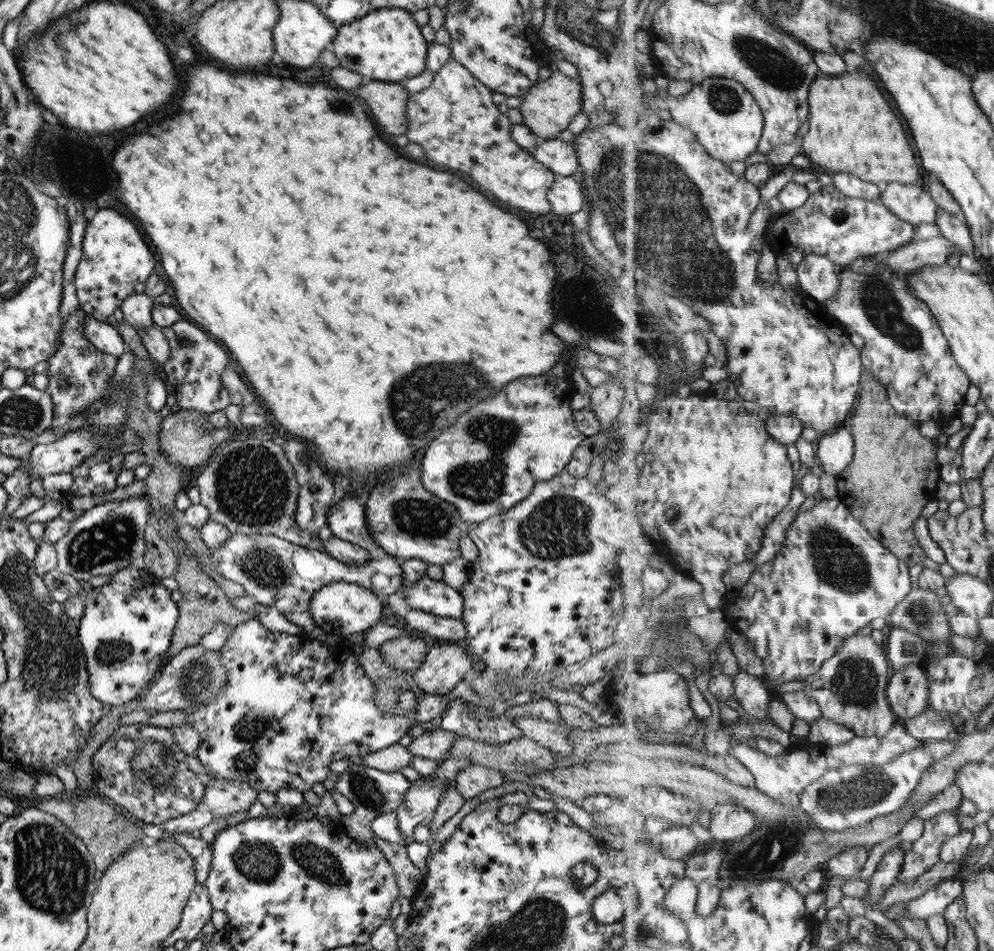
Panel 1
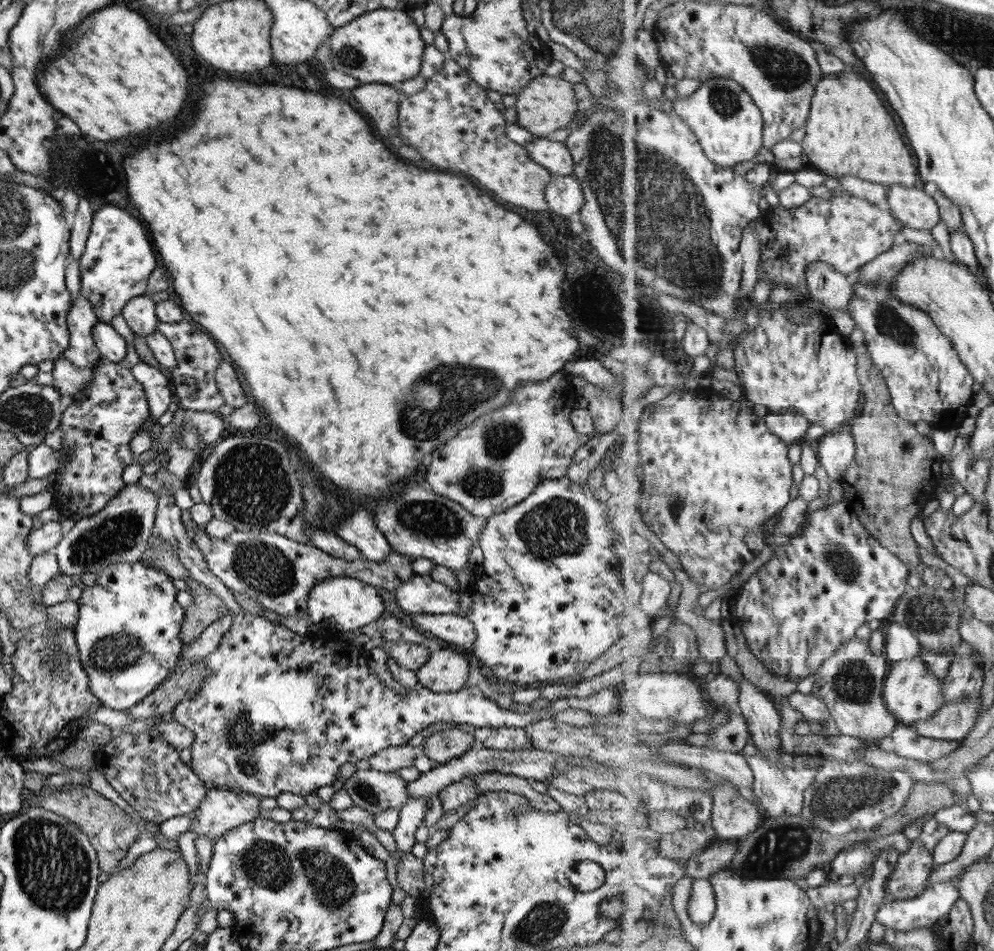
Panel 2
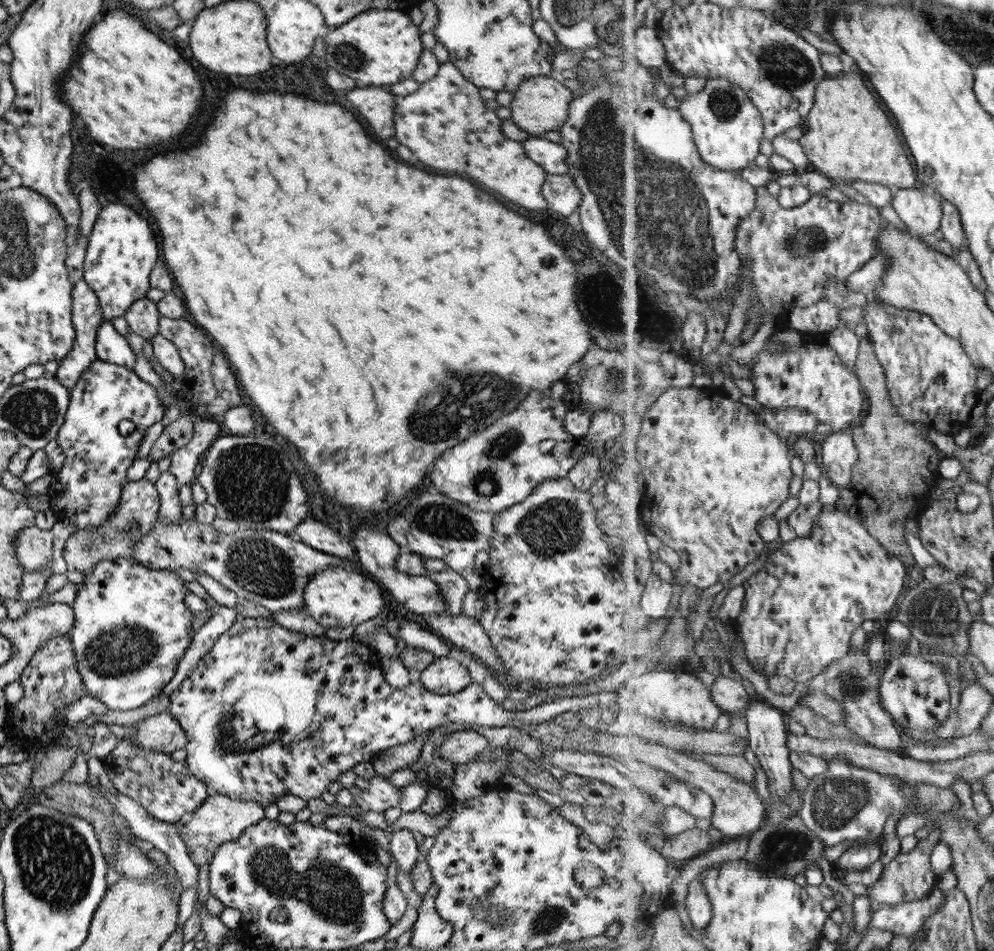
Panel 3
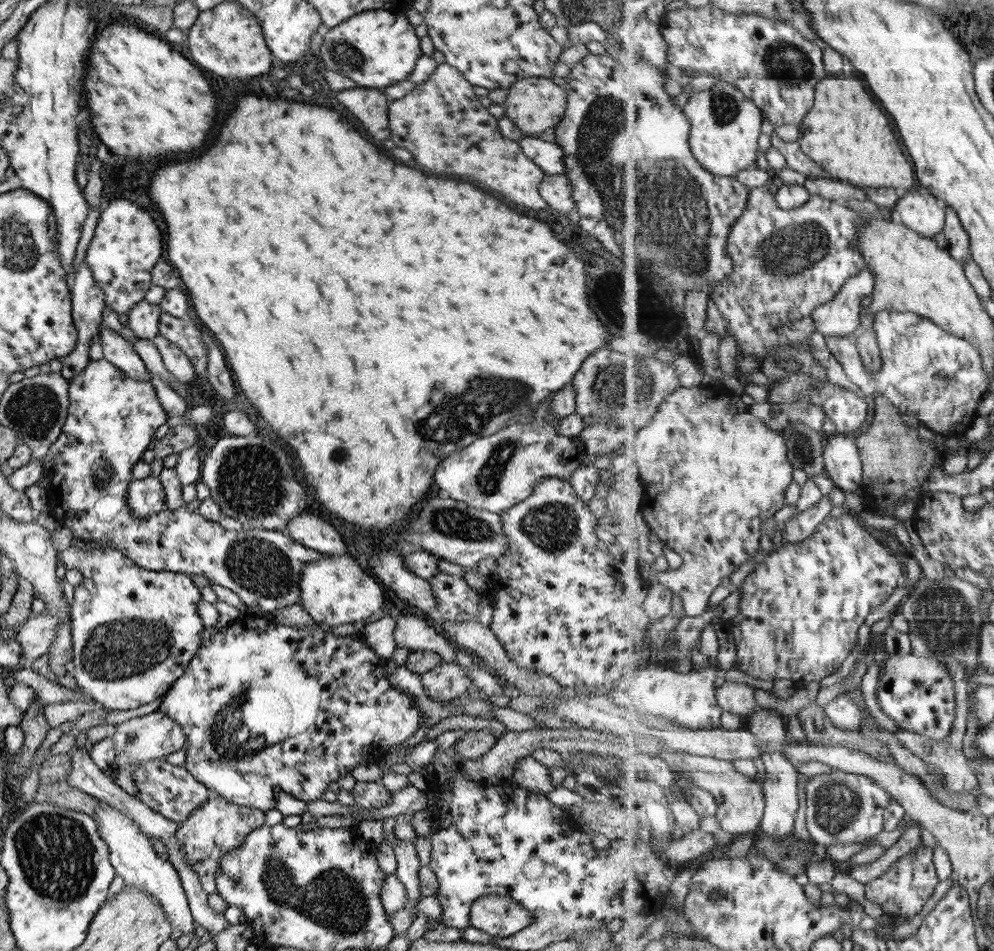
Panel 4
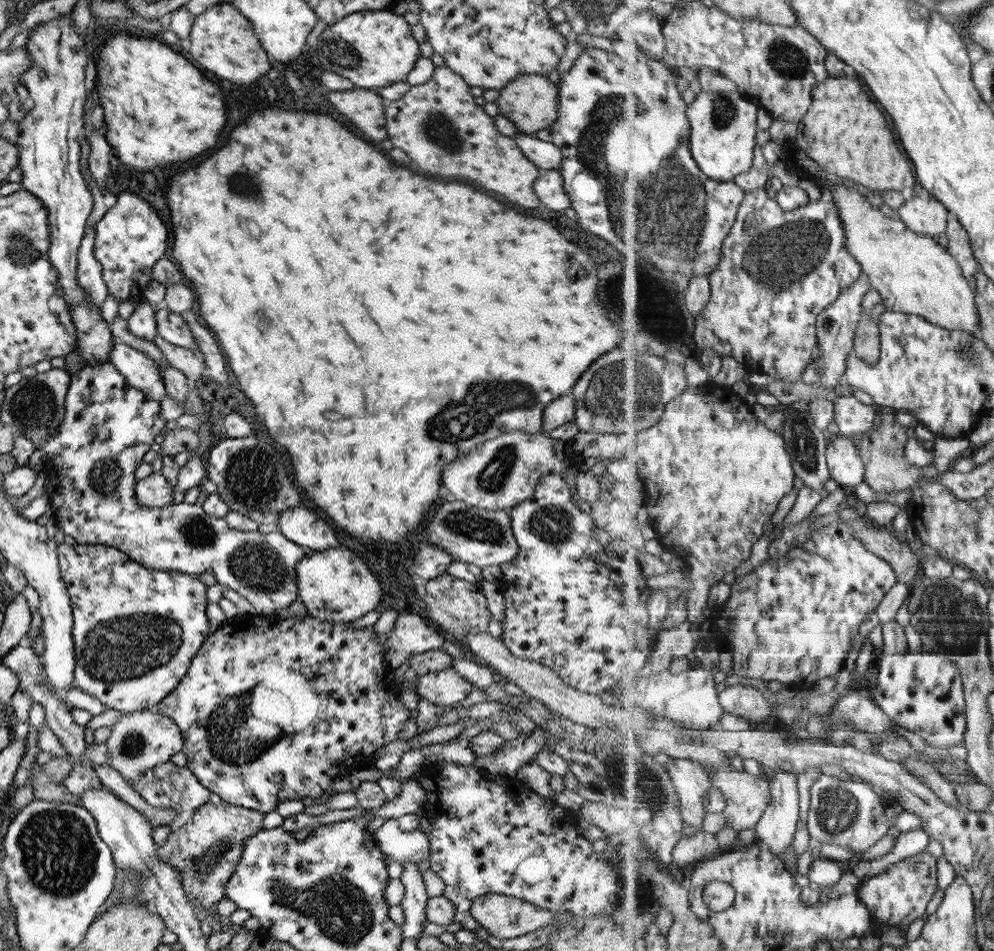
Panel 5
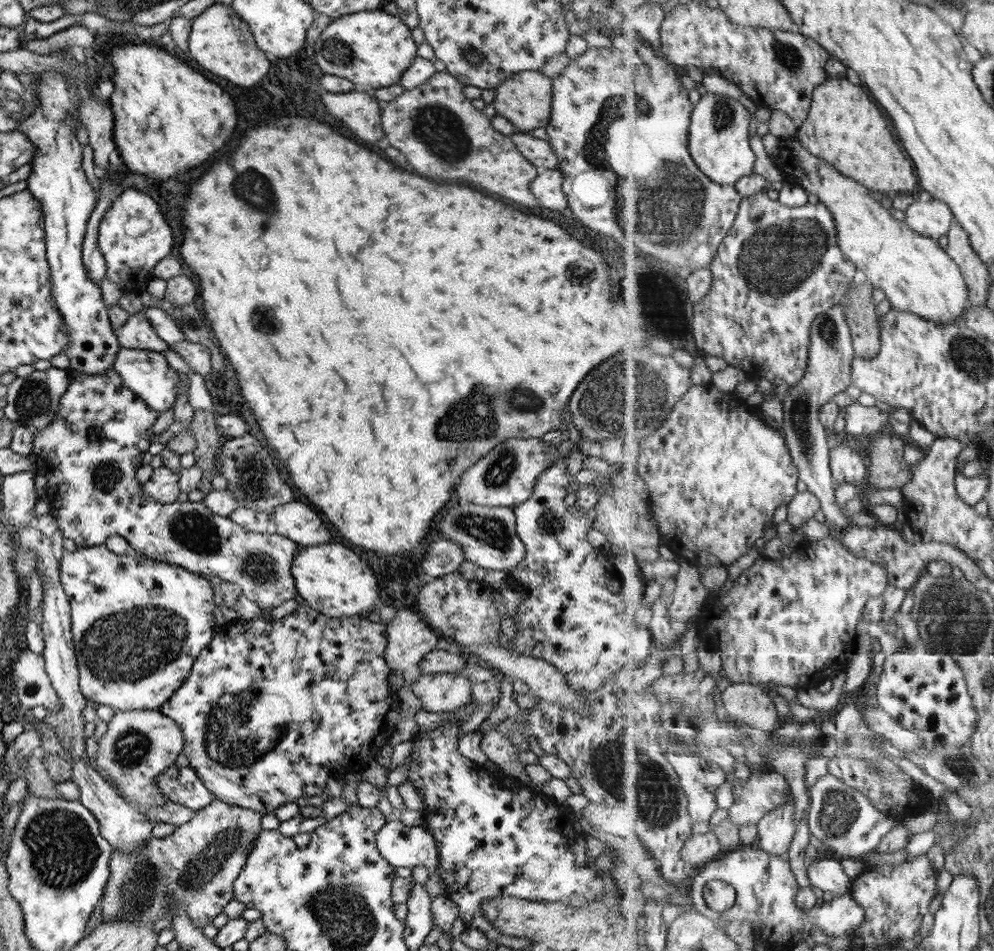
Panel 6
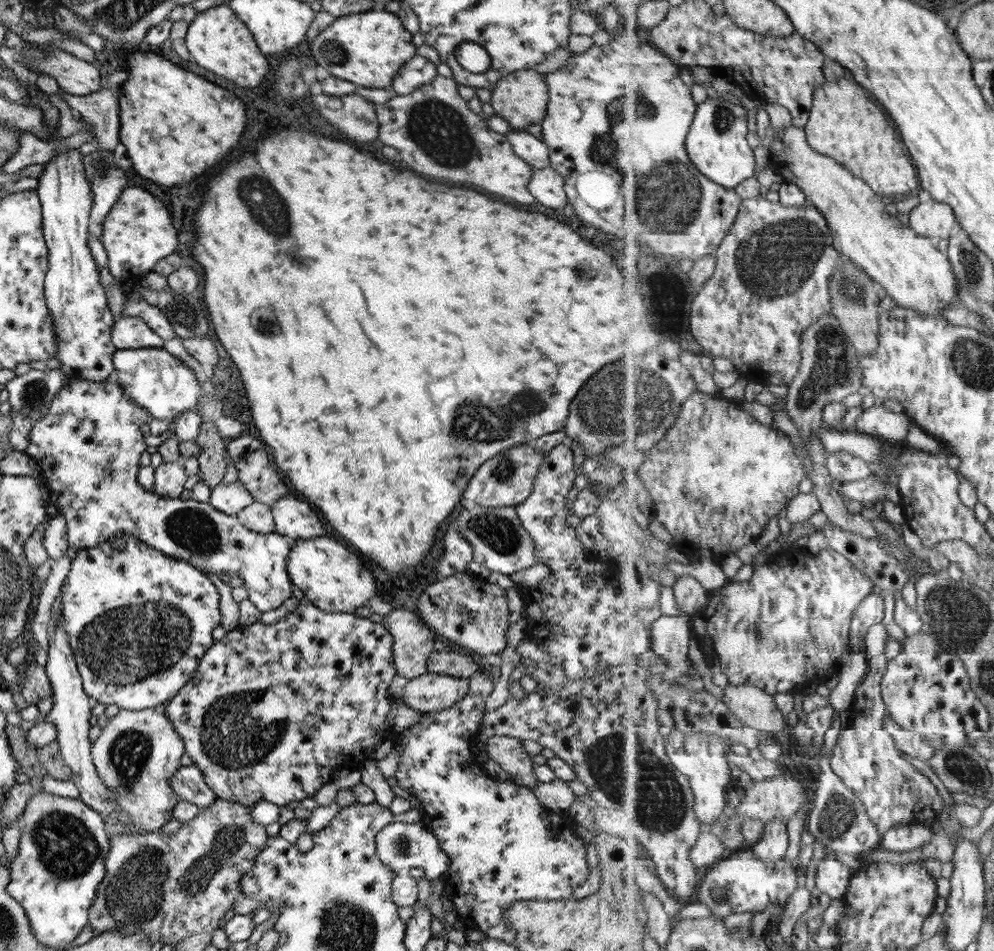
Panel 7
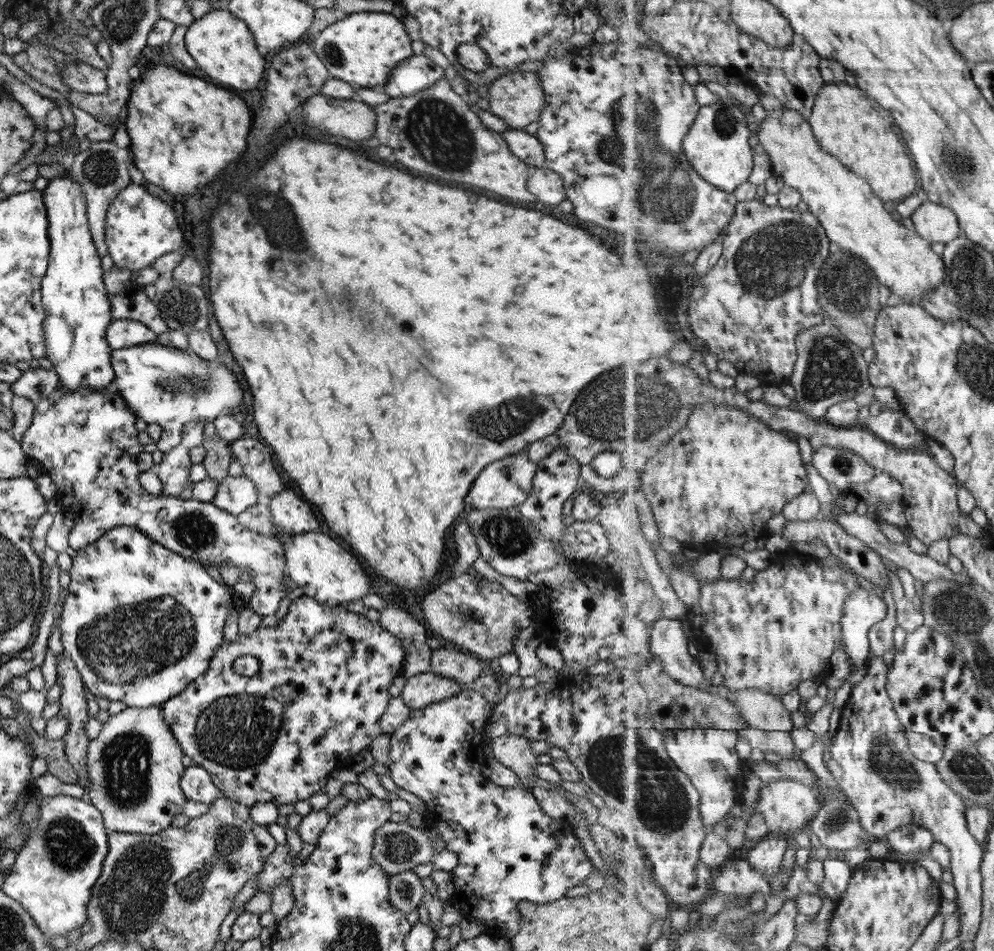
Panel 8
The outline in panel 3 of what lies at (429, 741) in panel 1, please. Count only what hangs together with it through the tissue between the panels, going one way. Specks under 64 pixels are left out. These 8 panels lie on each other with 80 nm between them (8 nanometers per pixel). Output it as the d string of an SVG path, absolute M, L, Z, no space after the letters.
M472 729L456 730L446 736L436 752L445 762L451 762L455 766L456 763L475 760L476 754L485 748L488 748L488 744L482 734Z

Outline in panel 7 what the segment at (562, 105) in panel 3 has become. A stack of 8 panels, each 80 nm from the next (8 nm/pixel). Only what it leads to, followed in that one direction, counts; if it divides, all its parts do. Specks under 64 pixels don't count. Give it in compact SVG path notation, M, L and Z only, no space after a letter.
M522 69L507 75L489 91L489 102L495 115L506 120L513 130L526 130L531 124L540 124L545 116L547 101L548 88L542 76L533 69Z

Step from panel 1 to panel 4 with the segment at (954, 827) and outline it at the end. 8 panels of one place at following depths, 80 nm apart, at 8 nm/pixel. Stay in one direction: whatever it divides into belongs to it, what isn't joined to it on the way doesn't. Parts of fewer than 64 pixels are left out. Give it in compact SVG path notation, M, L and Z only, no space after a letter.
M919 847L911 855L905 855L898 858L897 862L891 865L891 868L880 875L877 880L872 880L865 885L865 898L870 904L877 904L881 906L883 912L890 915L901 915L903 918L913 918L915 914L919 914L923 910L923 906L927 904L927 900L933 896L940 878L938 877L936 866L934 863L934 849L930 847Z

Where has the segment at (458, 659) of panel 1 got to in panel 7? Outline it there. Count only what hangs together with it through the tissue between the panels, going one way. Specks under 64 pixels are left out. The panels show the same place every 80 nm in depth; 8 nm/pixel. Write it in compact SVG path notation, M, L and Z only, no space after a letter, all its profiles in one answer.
M424 673L406 682L400 699L421 713L435 712L459 702L468 693L467 688L467 679Z

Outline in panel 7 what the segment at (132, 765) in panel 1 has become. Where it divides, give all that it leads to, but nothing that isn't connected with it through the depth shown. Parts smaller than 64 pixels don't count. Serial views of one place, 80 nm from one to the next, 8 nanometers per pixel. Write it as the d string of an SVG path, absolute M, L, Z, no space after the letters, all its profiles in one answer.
M192 764L180 766L168 778L168 786L178 800L185 800L200 809L216 799L213 791L204 783L201 772Z

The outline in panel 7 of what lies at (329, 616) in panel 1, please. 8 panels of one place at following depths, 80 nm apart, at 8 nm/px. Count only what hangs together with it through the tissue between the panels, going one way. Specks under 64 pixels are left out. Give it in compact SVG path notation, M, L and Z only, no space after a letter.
M313 537L297 541L289 548L286 572L290 582L295 585L313 606L325 612L354 613L355 609L365 607L375 595L375 582L361 560L331 538Z

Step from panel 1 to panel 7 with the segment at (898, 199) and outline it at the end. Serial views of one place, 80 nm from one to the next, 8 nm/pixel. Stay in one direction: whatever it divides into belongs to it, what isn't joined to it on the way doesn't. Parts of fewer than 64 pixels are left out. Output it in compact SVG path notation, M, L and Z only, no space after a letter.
M935 200L919 203L909 214L909 226L921 236L936 241L949 239L957 223L953 207Z

